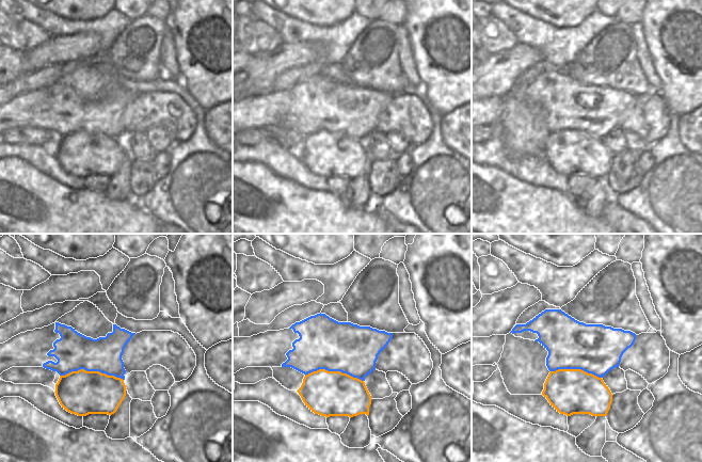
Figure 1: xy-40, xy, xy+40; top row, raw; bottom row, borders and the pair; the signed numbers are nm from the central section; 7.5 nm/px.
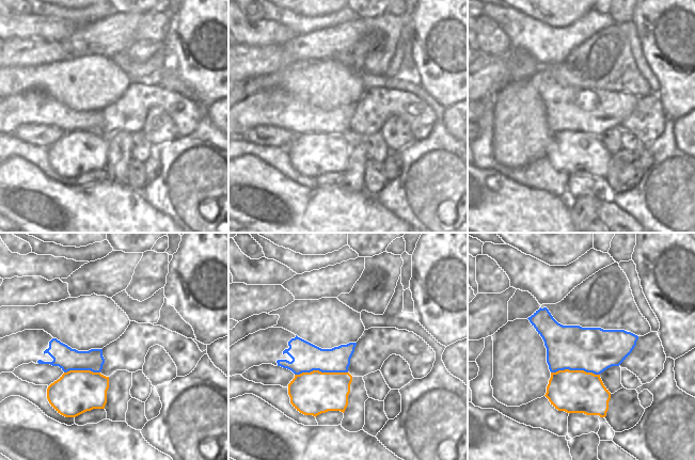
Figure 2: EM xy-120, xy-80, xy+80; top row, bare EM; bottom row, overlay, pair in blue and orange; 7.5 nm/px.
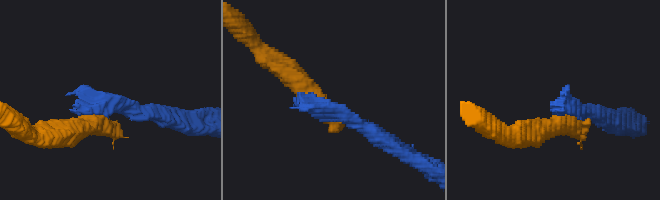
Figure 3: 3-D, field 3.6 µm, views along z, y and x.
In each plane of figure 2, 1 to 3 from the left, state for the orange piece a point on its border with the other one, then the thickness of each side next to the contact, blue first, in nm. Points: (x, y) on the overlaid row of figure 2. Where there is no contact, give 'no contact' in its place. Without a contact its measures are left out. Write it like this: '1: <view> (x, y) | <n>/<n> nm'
1: xy-120 (81, 369) | 170/320 nm
2: xy-80 (320, 370) | 220/320 nm
3: xy+80 (575, 369) | 340/320 nm

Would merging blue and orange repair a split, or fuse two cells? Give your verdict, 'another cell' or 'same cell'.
same cell

